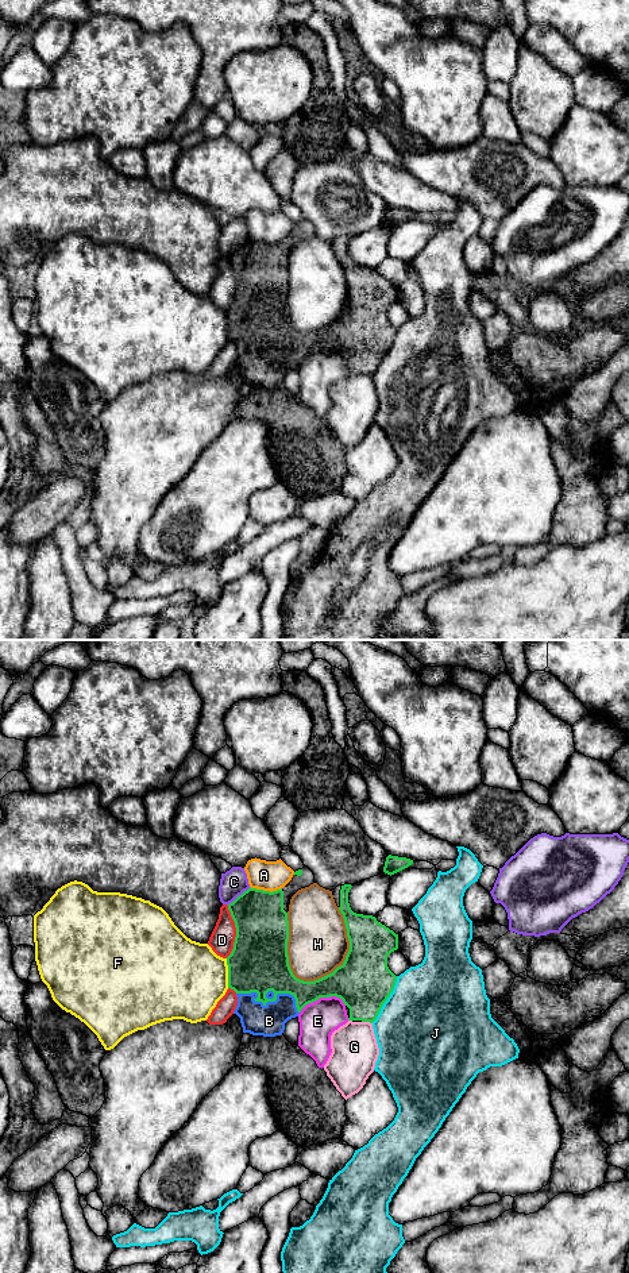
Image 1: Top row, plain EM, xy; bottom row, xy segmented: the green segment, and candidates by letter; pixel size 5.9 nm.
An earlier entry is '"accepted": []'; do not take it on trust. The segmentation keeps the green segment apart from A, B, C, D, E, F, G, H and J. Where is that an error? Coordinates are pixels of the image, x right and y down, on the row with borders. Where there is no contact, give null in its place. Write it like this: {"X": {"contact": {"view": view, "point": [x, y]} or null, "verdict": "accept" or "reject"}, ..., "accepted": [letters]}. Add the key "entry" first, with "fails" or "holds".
{"entry": "holds", "A": {"contact": {"view": "xy", "point": [266, 891]}, "verdict": "reject"}, "B": {"contact": {"view": "xy", "point": [270, 1000]}, "verdict": "reject"}, "C": {"contact": {"view": "xy", "point": [239, 895]}, "verdict": "reject"}, "D": {"contact": {"view": "xy", "point": [236, 932]}, "verdict": "reject"}, "E": {"contact": {"view": "xy", "point": [321, 996]}, "verdict": "reject"}, "F": {"contact": {"view": "xy", "point": [228, 973]}, "verdict": "reject"}, "G": {"contact": {"view": "xy", "point": [367, 1021]}, "verdict": "reject"}, "H": {"contact": {"view": "xy", "point": [346, 957]}, "verdict": "reject"}, "J": {"contact": {"view": "xy", "point": [386, 999]}, "verdict": "reject"}, "accepted": []}

